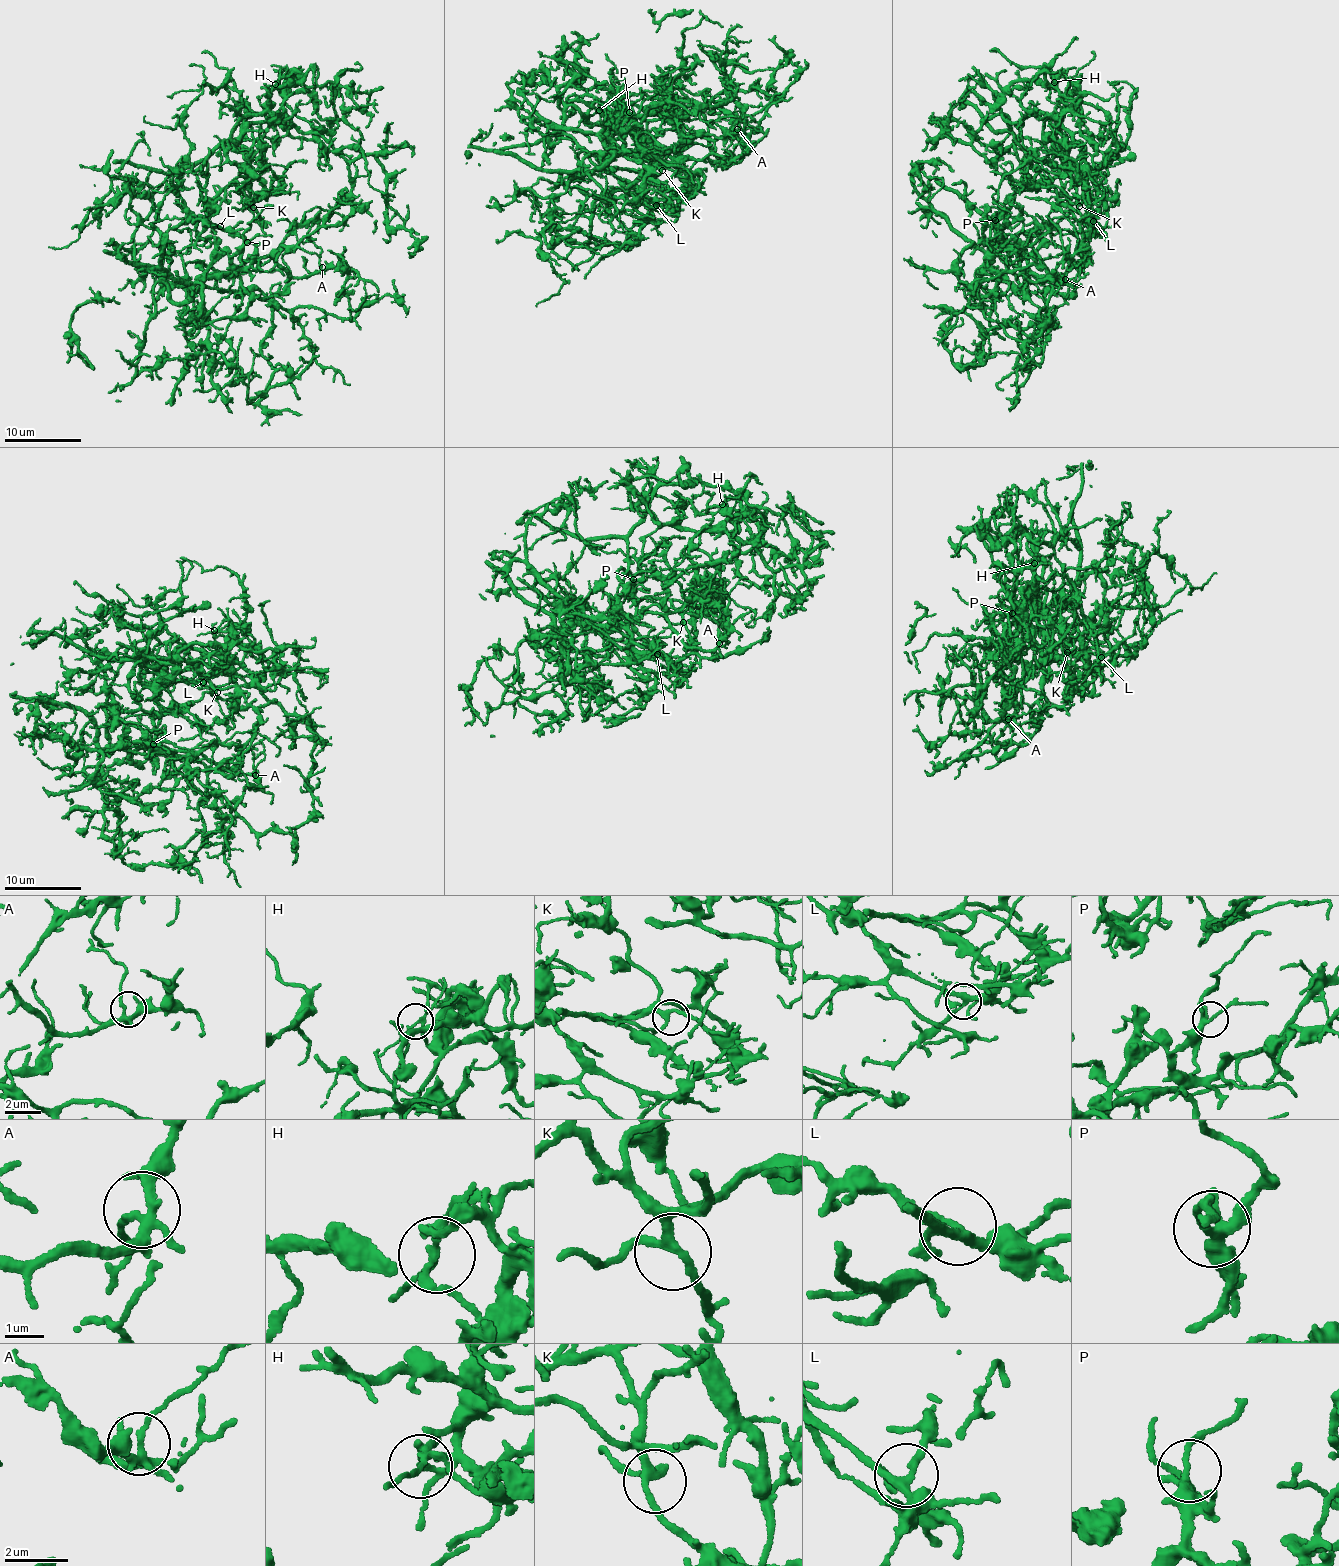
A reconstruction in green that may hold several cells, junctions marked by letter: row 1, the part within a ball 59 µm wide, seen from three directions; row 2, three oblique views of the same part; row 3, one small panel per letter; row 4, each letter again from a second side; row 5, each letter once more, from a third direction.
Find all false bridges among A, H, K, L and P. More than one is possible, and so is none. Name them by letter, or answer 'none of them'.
none of them

